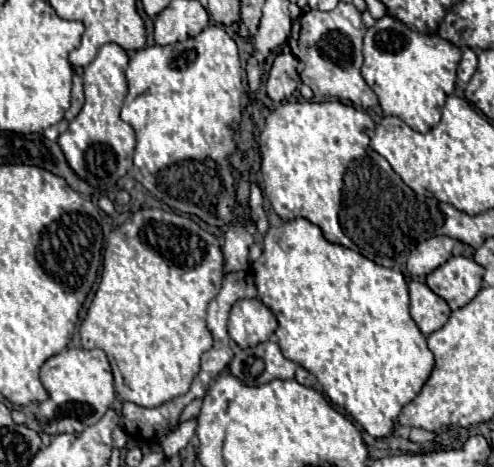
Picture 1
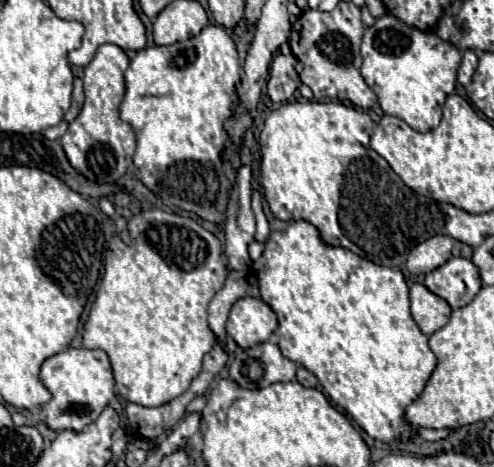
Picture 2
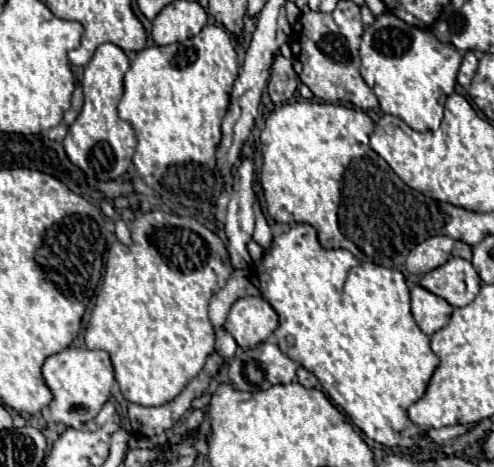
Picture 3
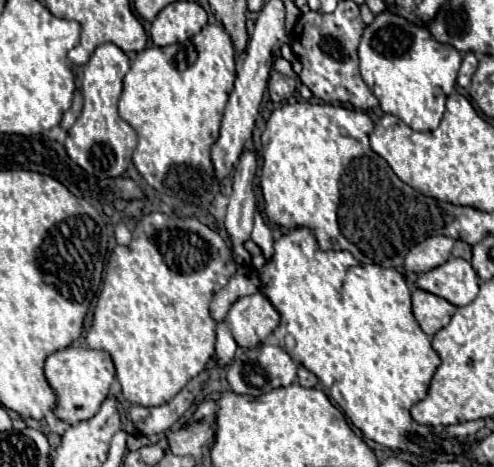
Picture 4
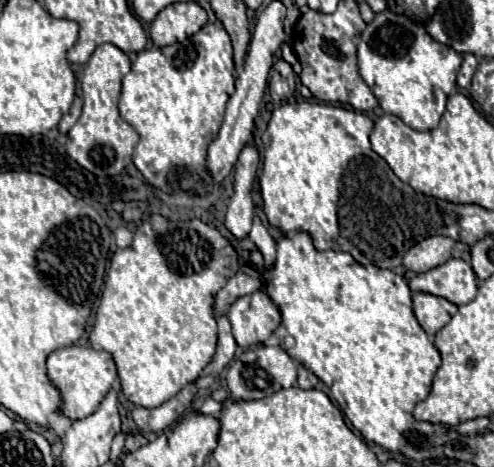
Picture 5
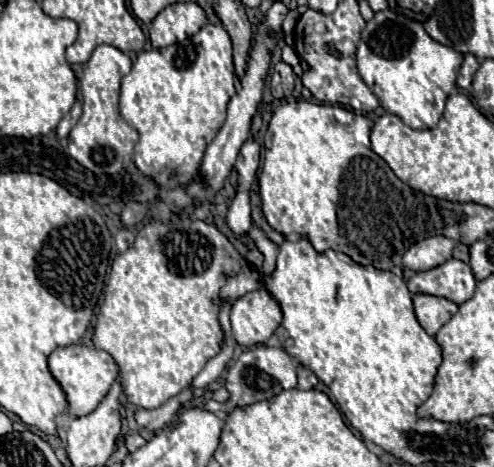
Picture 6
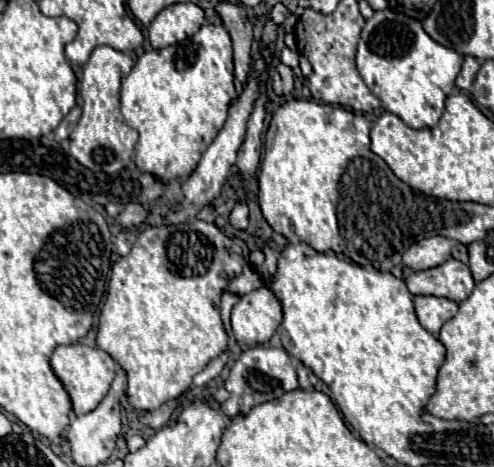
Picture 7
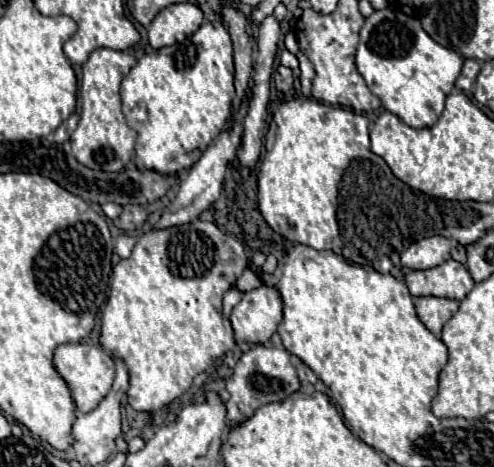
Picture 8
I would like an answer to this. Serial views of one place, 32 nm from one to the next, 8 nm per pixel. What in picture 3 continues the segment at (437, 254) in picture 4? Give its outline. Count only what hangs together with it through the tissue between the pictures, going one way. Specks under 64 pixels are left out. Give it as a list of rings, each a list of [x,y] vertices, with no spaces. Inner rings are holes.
[[[432,236],[410,250],[406,268],[412,274],[426,274],[438,266],[442,266],[452,254],[454,240],[450,236]]]

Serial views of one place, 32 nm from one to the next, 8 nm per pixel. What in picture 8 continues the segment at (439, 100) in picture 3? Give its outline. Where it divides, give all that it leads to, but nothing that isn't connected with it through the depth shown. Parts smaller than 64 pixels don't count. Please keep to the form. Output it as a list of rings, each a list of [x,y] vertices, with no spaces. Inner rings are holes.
[[[390,8],[376,10],[360,30],[356,66],[366,86],[382,100],[382,106],[412,128],[430,128],[444,110],[446,96],[454,90],[464,58],[436,44],[420,26],[420,20]]]

